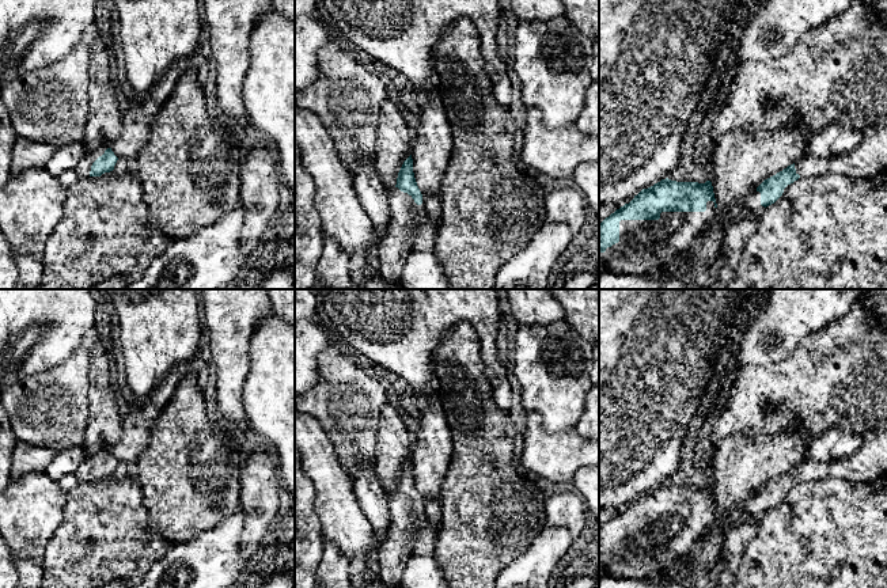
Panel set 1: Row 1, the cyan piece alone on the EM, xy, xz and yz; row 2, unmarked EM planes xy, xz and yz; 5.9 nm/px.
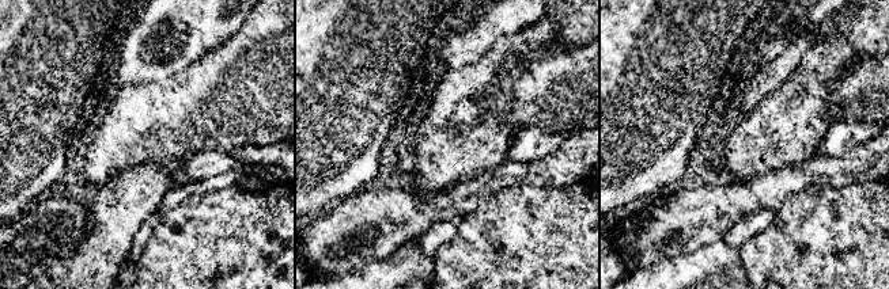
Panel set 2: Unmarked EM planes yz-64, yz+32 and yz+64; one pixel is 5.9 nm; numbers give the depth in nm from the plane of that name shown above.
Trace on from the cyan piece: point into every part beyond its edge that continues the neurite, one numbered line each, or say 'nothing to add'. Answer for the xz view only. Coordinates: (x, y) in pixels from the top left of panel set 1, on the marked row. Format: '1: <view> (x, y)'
1: xz (394, 246)

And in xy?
1: xy (83, 169)

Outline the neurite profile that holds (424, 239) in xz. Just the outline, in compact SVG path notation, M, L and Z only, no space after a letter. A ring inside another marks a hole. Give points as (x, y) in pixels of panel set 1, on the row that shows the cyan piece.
M424 209L421 210L421 216L418 219L418 228L417 234L414 235L412 251L435 249L439 223L440 221L436 217L429 216Z

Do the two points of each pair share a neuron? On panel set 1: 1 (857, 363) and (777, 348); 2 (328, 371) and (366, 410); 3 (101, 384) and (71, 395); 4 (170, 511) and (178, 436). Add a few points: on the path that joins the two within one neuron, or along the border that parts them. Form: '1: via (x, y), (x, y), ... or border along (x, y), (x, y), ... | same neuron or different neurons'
1: border along (818, 332), (810, 333), (784, 359), (764, 365) | different neurons
2: via (337, 380), (356, 401) | same neuron
3: border along (91, 382), (88, 390), (88, 421) | different neurons
4: via (178, 492), (178, 455) | same neuron

